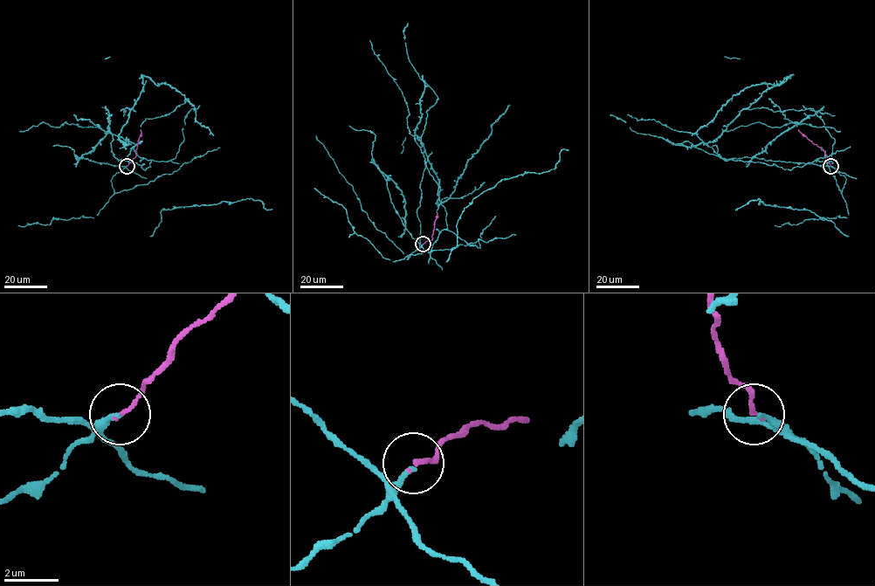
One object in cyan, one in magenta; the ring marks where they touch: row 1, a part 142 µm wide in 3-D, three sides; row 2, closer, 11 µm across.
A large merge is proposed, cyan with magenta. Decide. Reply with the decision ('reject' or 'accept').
accept

